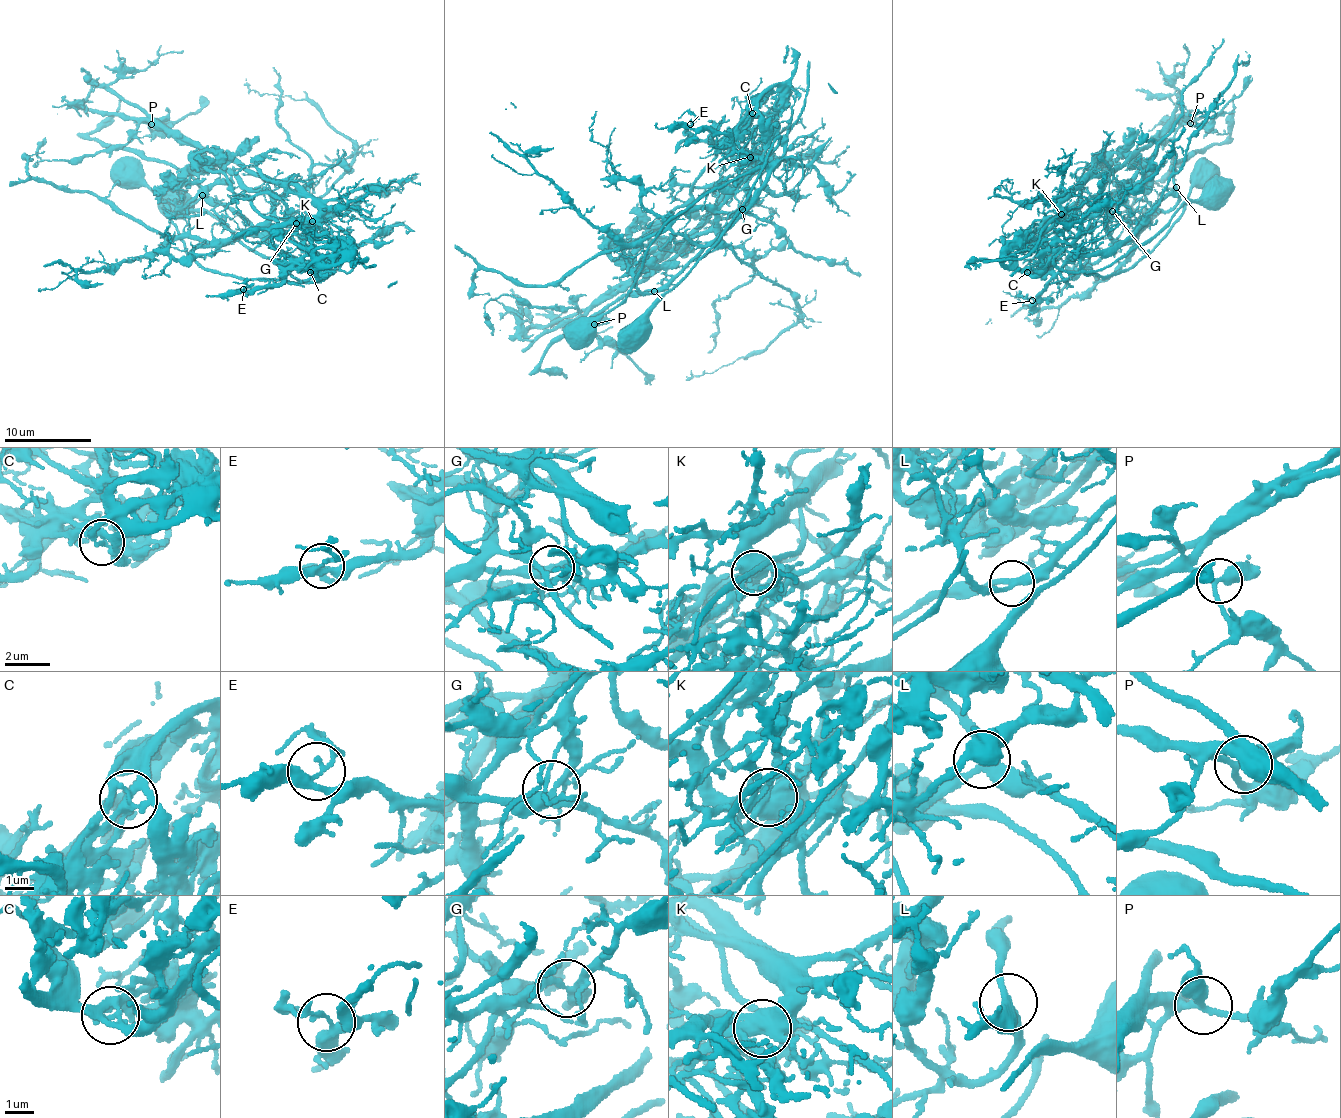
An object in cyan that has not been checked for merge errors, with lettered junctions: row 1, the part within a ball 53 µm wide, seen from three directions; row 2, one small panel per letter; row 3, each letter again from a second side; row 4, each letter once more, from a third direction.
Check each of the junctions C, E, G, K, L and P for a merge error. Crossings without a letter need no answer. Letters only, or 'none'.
C, G, K

